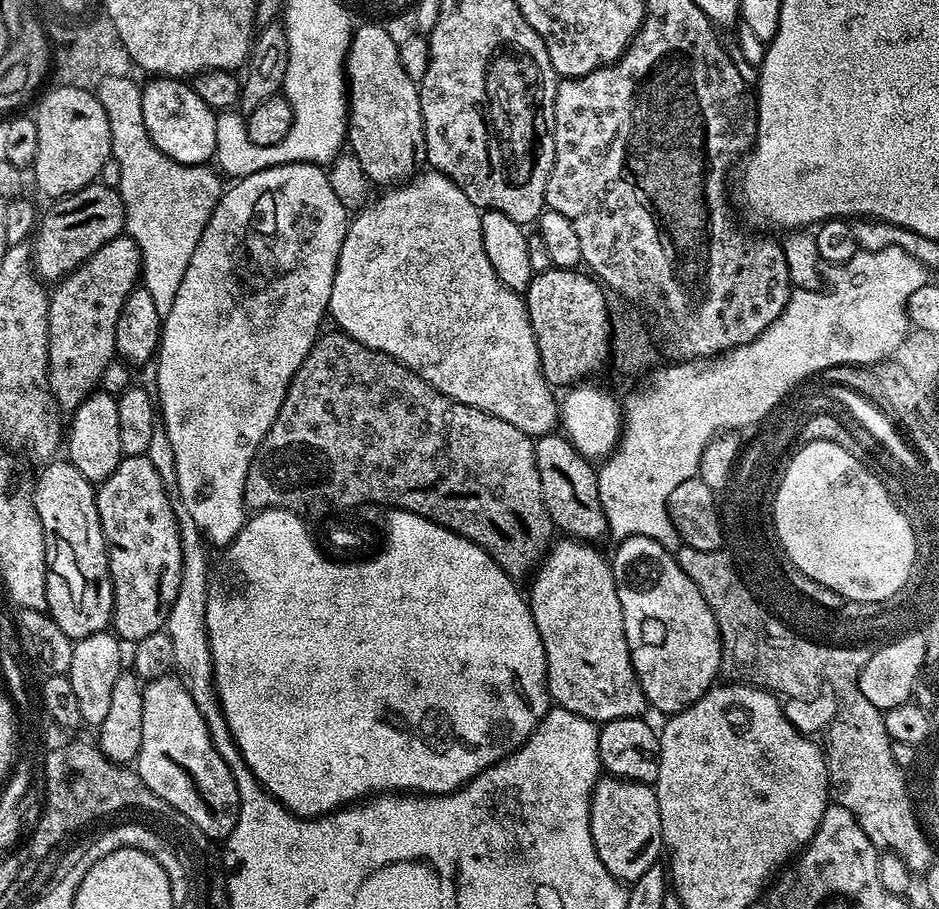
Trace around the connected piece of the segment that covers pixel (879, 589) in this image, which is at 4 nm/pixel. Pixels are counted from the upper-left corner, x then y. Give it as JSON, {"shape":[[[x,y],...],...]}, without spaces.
{"shape":[[[810,442],[800,444],[792,453],[792,461],[781,479],[781,485],[777,487],[776,501],[772,507],[772,517],[776,523],[776,533],[780,544],[786,550],[790,562],[802,570],[804,576],[816,580],[822,586],[830,586],[830,590],[838,590],[840,596],[850,598],[854,604],[857,600],[873,600],[888,597],[888,592],[895,592],[896,587],[904,581],[906,574],[906,562],[912,560],[912,536],[906,534],[904,520],[898,518],[898,510],[901,505],[897,504],[890,495],[890,489],[880,480],[876,473],[870,471],[854,454],[842,450],[842,446],[834,446],[834,442]]]}

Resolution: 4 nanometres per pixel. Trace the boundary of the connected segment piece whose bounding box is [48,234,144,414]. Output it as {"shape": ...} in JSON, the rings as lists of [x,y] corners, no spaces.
{"shape":[[[121,234],[114,237],[110,242],[106,242],[106,246],[99,248],[89,260],[83,260],[69,276],[65,276],[63,280],[55,285],[56,292],[54,288],[48,302],[48,381],[50,382],[52,397],[56,399],[56,407],[60,409],[61,413],[71,414],[75,412],[77,406],[79,406],[87,396],[91,396],[93,392],[100,388],[100,379],[106,370],[106,366],[110,366],[114,362],[114,357],[117,355],[115,348],[115,331],[117,329],[118,314],[121,313],[123,303],[126,302],[127,296],[138,287],[138,281],[141,279],[143,266],[144,263],[140,257],[140,247],[132,241],[131,236]]]}

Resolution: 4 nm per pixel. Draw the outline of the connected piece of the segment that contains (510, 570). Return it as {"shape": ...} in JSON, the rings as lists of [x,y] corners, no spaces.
{"shape":[[[332,330],[329,336],[321,335],[306,354],[302,366],[298,366],[298,370],[286,390],[286,398],[278,410],[278,418],[274,418],[266,438],[262,438],[254,458],[250,462],[250,470],[246,474],[246,486],[244,487],[244,503],[252,510],[265,508],[304,510],[312,506],[307,506],[307,504],[312,504],[315,500],[329,500],[332,503],[329,505],[339,506],[341,509],[356,508],[359,504],[385,504],[385,509],[388,510],[413,512],[474,542],[482,550],[486,550],[486,554],[490,554],[492,561],[506,575],[513,578],[521,578],[520,576],[524,575],[527,577],[529,574],[535,573],[544,557],[548,555],[550,545],[554,540],[554,535],[552,536],[554,525],[542,498],[542,482],[538,478],[533,437],[518,430],[518,426],[510,426],[510,422],[502,422],[502,418],[492,416],[488,412],[483,412],[474,406],[463,404],[442,394],[434,386],[427,384],[417,372],[410,371],[405,364],[354,338],[345,336],[339,330]]]}

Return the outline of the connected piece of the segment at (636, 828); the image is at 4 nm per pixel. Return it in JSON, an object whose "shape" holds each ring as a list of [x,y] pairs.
{"shape":[[[605,775],[597,779],[591,796],[591,838],[595,849],[602,860],[603,866],[614,879],[623,884],[631,884],[642,876],[652,864],[657,863],[659,854],[663,851],[663,832],[661,830],[661,810],[655,789],[648,784],[638,783],[634,780],[622,780]]]}

